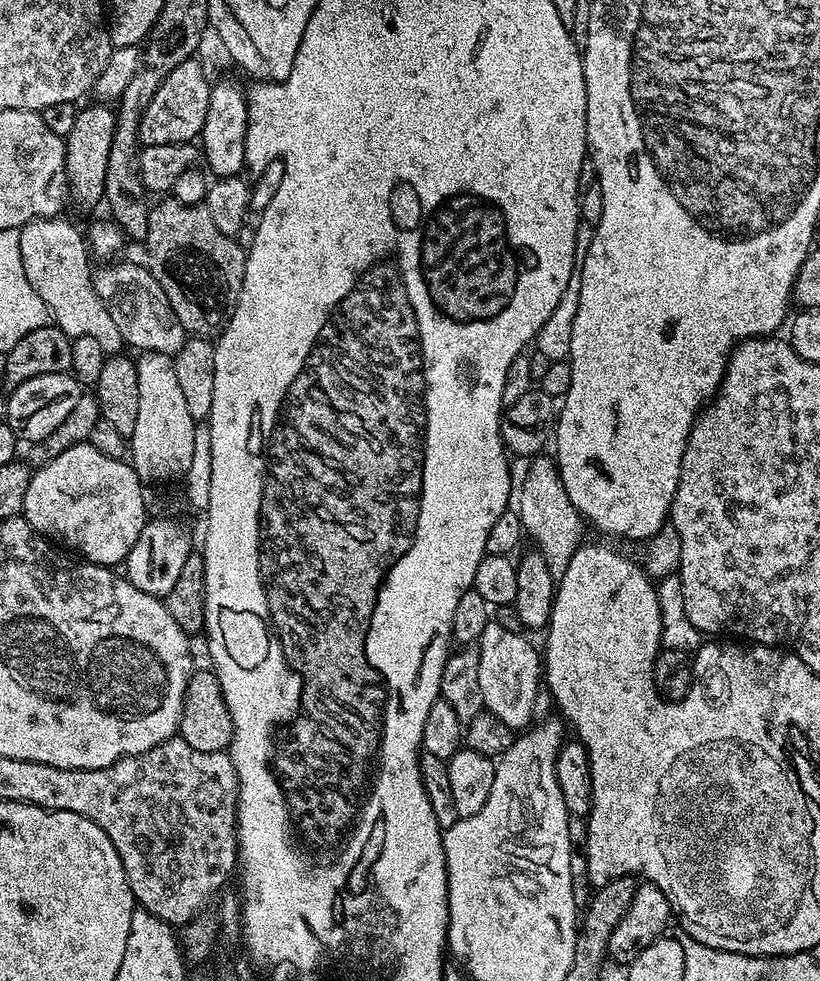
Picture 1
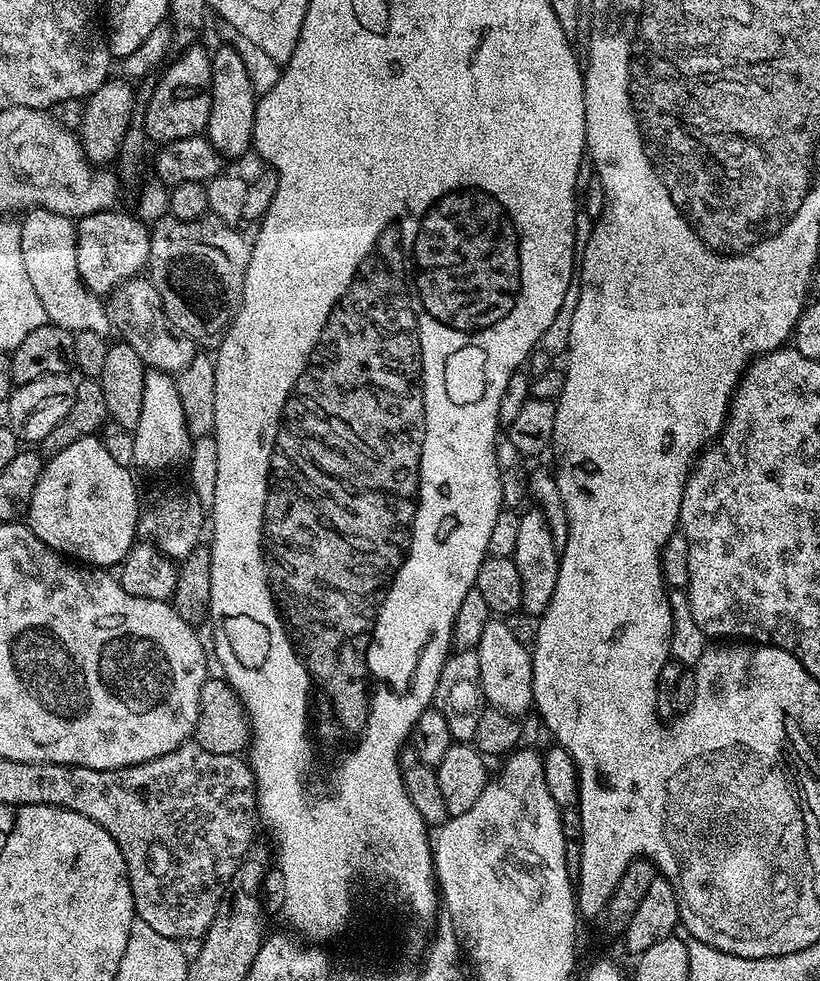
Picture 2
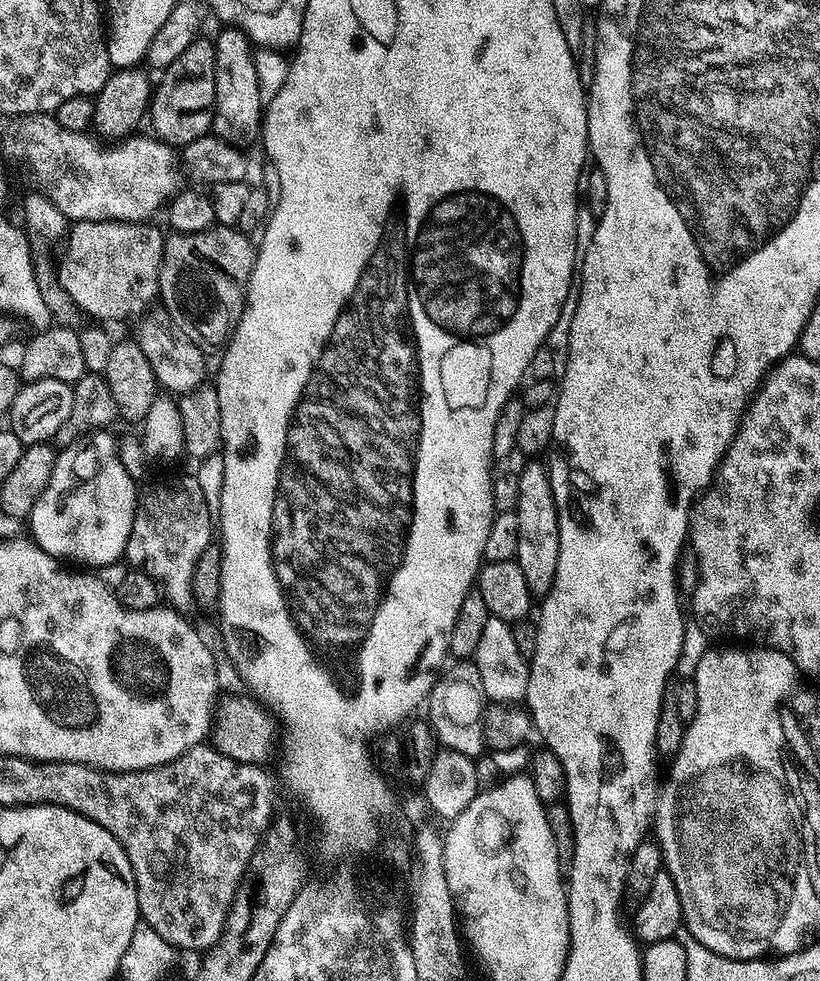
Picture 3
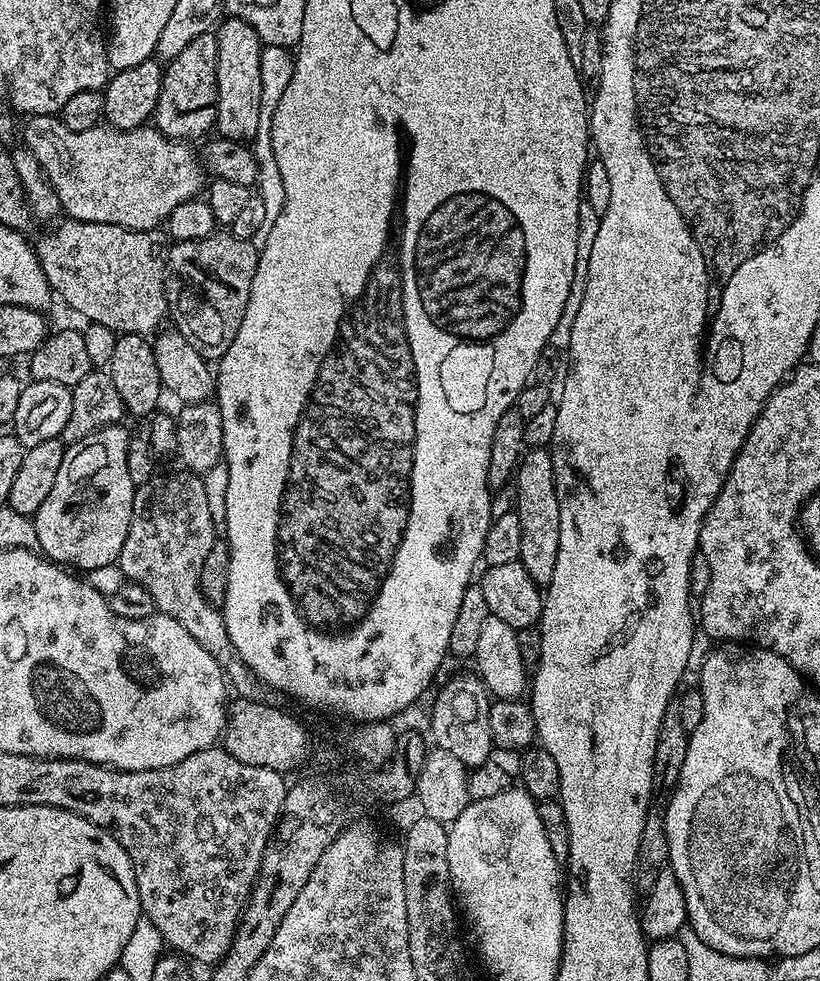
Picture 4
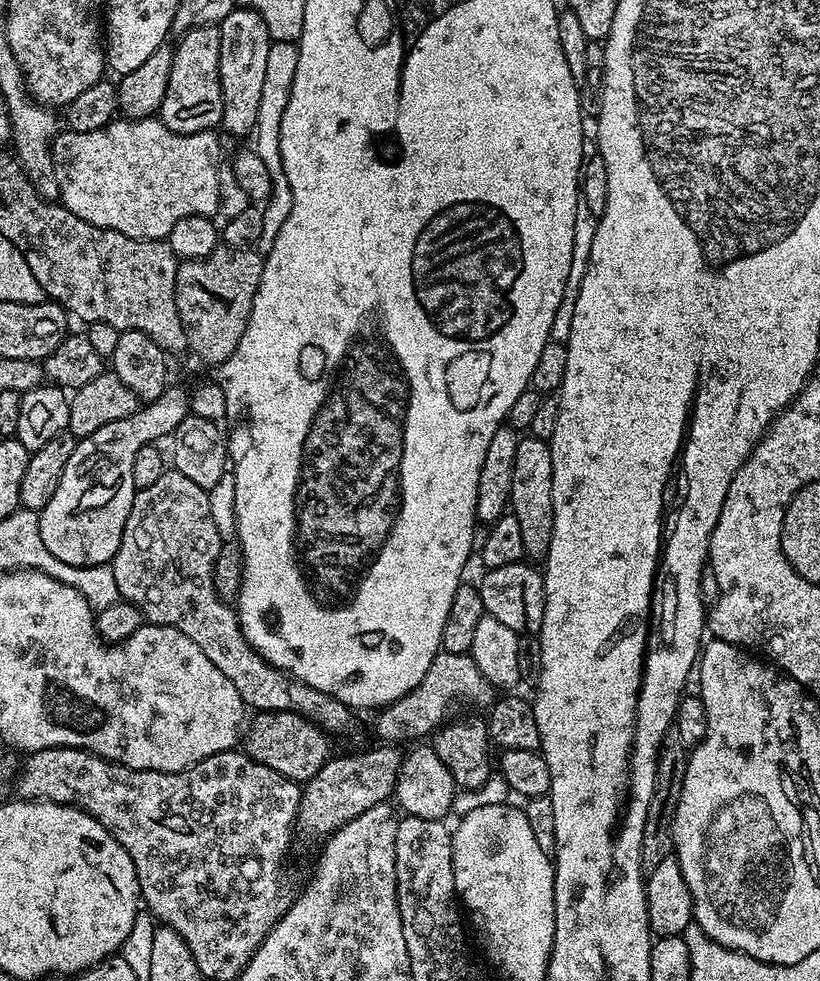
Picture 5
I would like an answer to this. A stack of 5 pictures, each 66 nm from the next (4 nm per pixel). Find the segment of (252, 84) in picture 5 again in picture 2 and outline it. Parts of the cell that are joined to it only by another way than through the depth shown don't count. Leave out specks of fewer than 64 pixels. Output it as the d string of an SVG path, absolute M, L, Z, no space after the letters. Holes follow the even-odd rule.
M220 46L212 57L212 101L206 135L220 155L229 161L253 151L254 114L258 93L250 86L250 74L246 74L246 62L238 58L238 50L231 46Z

